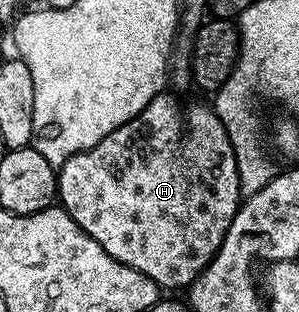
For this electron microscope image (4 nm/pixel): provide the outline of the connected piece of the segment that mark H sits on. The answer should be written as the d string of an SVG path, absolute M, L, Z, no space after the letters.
M157 93L137 117L113 129L93 149L69 157L57 171L57 203L121 265L145 273L160 289L186 289L221 249L239 208L241 192L237 157L220 112L195 103L186 115L176 96L171 95Z

